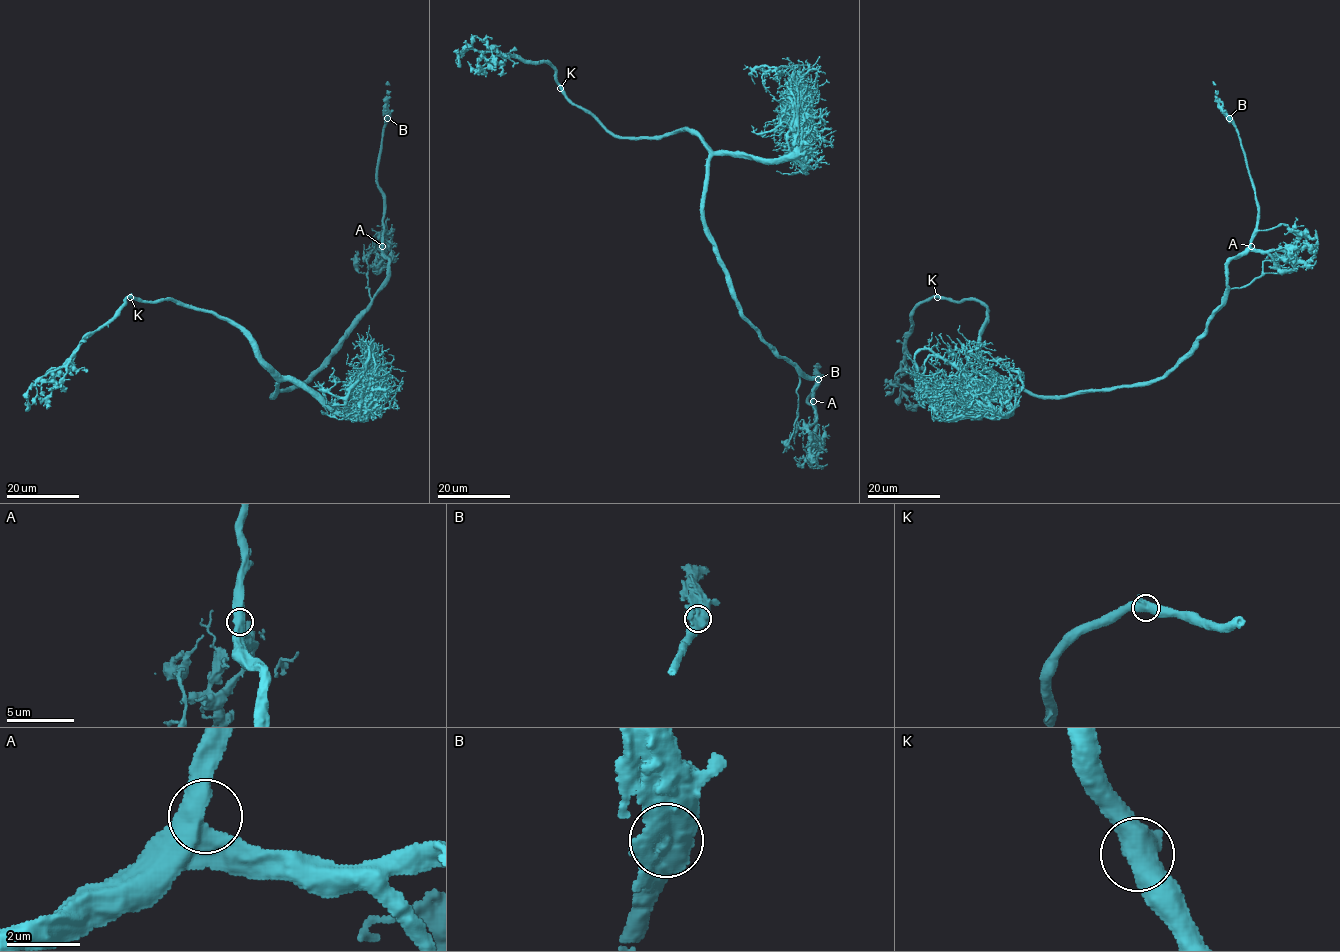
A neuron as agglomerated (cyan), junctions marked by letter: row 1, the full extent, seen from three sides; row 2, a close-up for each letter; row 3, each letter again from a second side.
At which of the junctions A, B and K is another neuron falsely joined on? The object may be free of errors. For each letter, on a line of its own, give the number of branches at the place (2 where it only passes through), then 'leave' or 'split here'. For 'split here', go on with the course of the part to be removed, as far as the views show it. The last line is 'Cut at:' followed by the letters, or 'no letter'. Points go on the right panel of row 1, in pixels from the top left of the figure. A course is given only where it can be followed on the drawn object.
A: 2 branches meet; leave
B: 2 branches meet; leave
K: 2 branches meet; leave
Cut at: no letter

